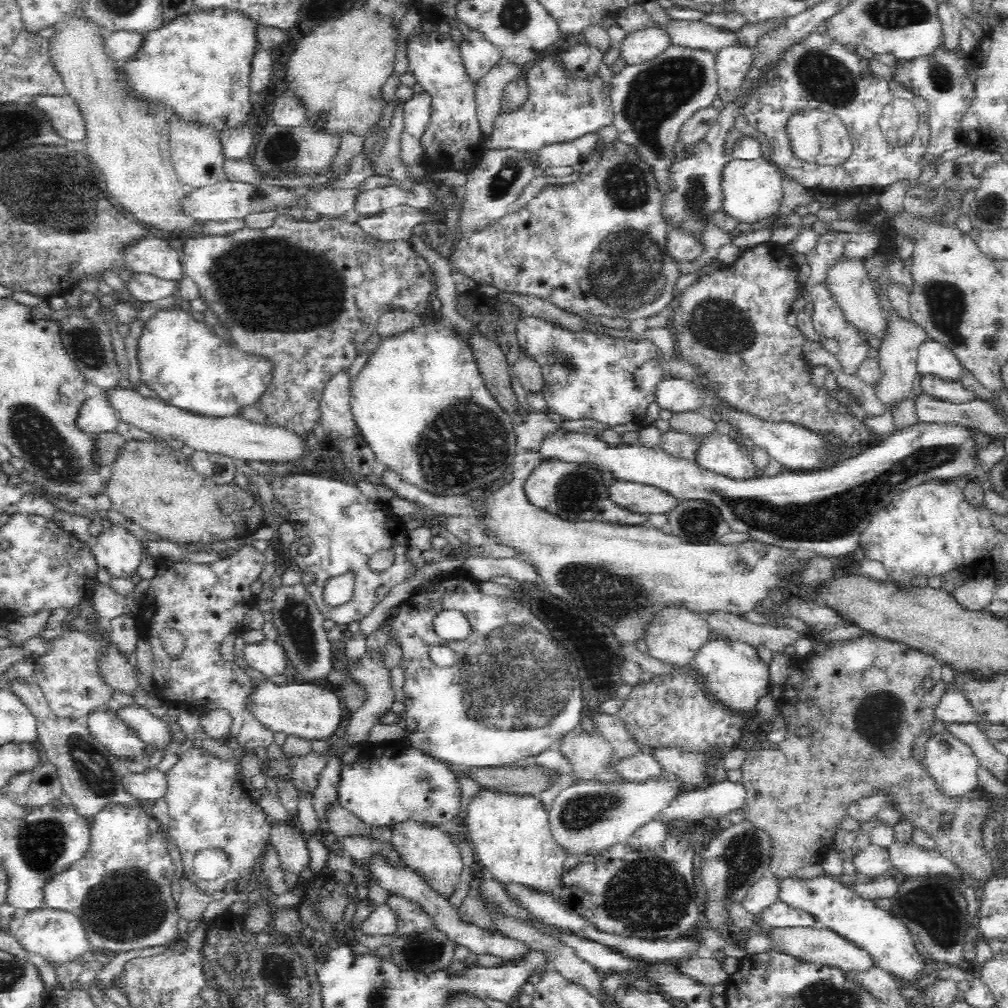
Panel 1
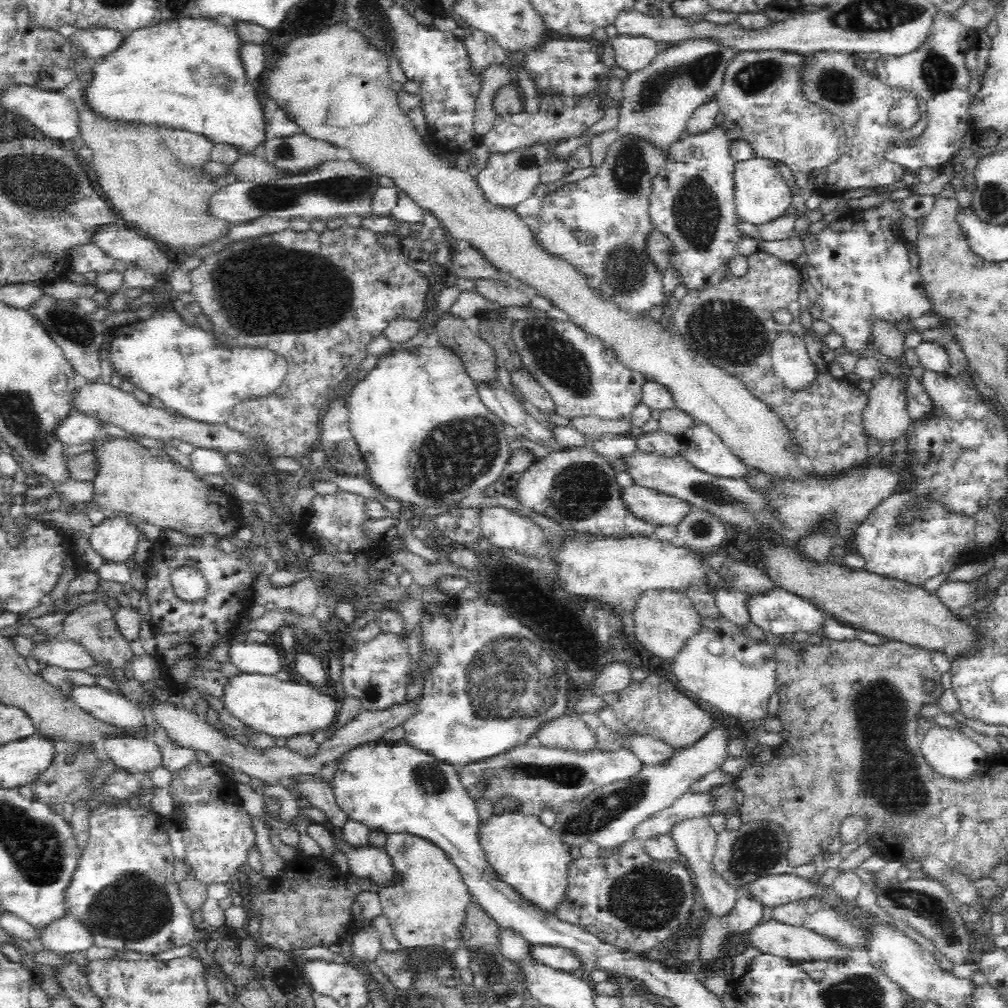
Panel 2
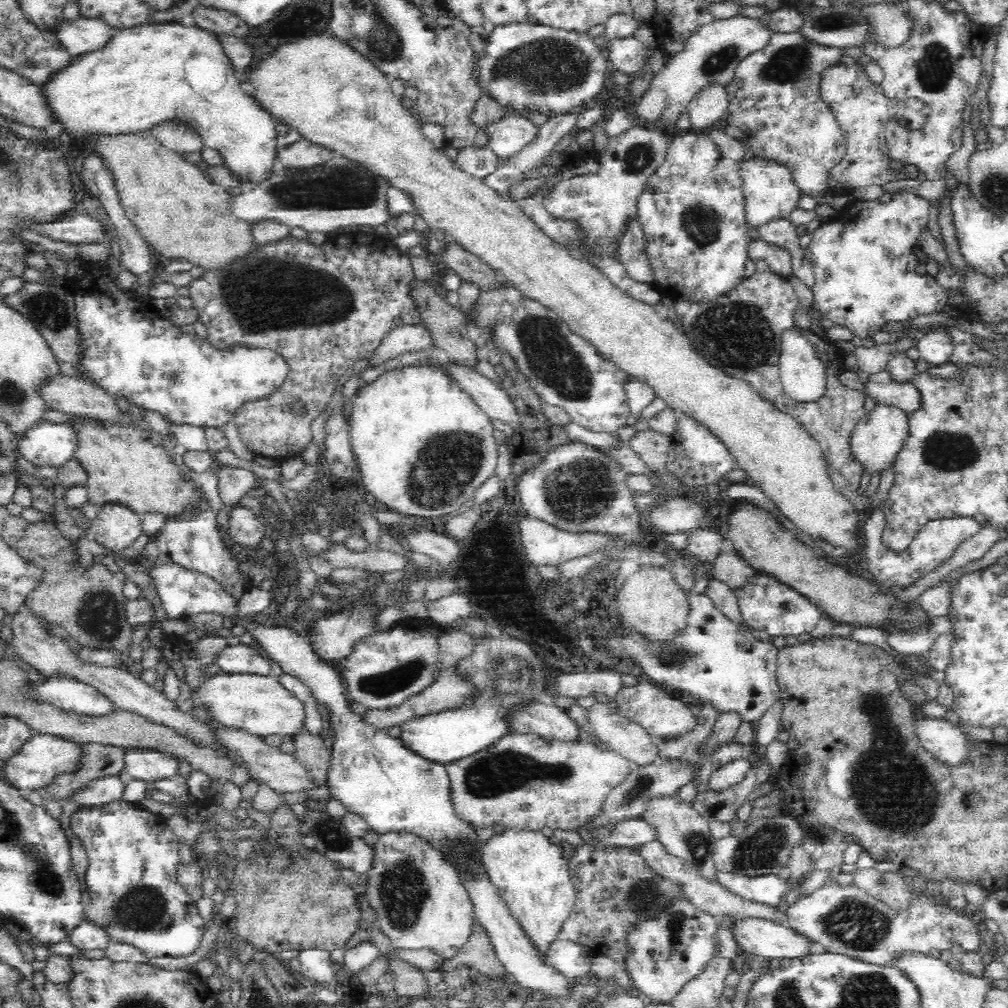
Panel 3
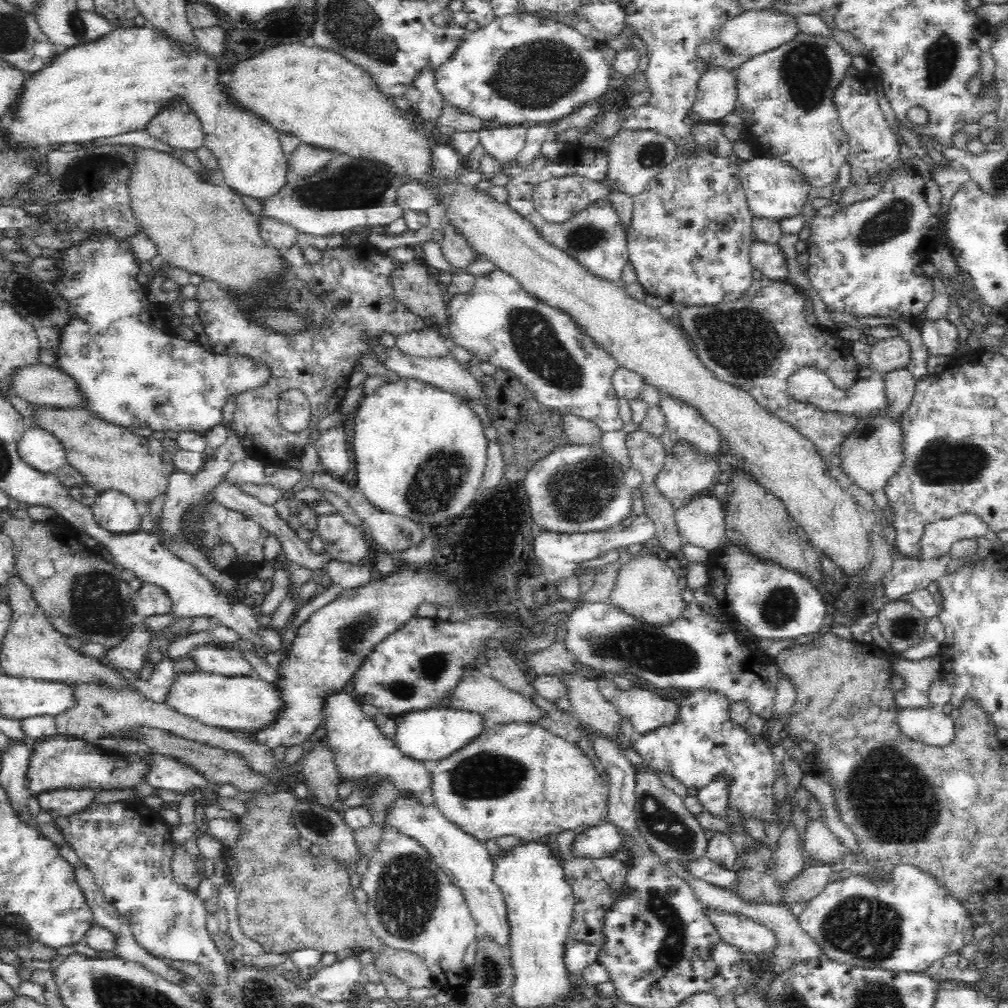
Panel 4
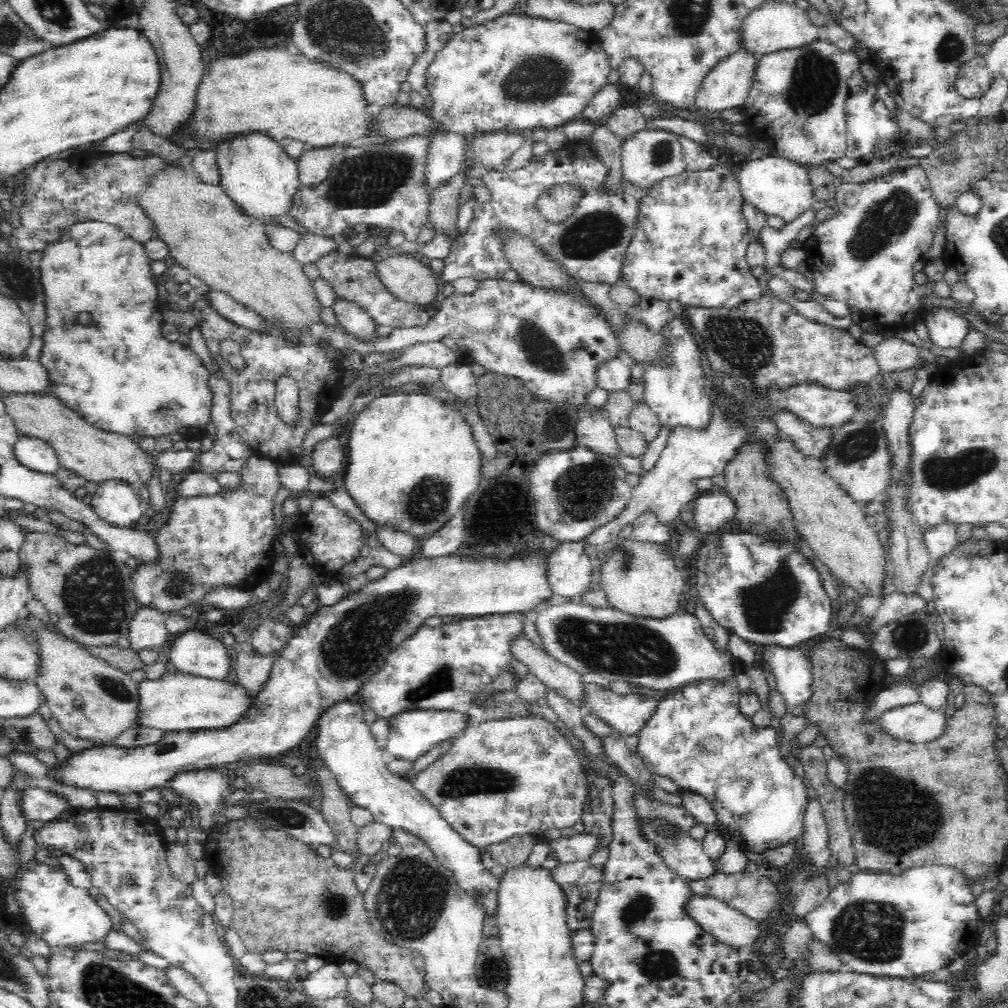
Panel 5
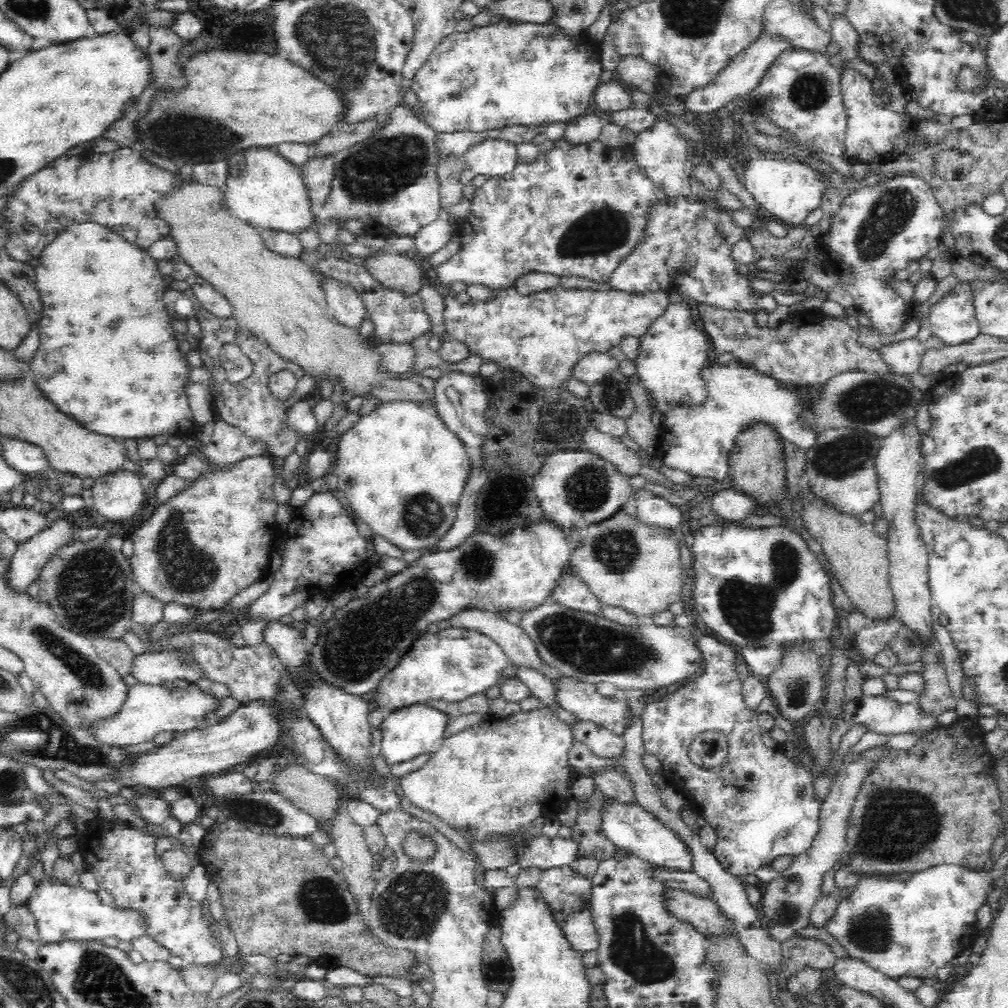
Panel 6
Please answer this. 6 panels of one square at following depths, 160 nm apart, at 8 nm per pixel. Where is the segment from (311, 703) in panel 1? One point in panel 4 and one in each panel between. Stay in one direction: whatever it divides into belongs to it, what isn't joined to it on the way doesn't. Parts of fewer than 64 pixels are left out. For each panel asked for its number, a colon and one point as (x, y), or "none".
2: (286, 709)
3: (258, 704)
4: (250, 705)

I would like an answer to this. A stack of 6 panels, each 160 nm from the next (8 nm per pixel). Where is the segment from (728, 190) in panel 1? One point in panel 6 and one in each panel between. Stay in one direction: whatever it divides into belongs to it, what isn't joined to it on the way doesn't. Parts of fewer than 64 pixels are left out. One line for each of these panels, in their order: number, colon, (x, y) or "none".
2: (760, 193)
3: (769, 192)
4: (774, 190)
5: (775, 186)
6: (785, 189)

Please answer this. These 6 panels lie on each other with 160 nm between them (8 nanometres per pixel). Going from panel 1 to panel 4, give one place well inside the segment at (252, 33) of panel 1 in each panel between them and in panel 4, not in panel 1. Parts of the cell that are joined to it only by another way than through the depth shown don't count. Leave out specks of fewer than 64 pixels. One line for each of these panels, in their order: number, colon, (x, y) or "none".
2: (187, 73)
3: (151, 74)
4: (118, 84)

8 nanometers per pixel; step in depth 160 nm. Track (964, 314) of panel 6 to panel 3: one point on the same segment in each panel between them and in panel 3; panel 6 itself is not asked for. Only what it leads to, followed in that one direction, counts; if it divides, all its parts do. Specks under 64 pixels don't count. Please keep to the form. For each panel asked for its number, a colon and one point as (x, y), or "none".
3: (936, 346)
4: (940, 338)
5: (946, 328)

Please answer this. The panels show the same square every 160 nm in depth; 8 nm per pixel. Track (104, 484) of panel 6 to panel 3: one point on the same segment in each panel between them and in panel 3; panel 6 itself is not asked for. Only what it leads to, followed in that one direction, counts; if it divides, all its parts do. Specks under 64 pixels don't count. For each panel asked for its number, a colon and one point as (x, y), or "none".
3: (116, 527)
4: (114, 512)
5: (114, 502)

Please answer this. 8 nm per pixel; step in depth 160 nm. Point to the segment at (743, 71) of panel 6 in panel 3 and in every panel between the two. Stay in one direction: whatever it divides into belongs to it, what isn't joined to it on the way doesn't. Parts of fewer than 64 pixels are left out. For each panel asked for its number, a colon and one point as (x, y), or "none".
3: (709, 106)
4: (716, 96)
5: (726, 86)

